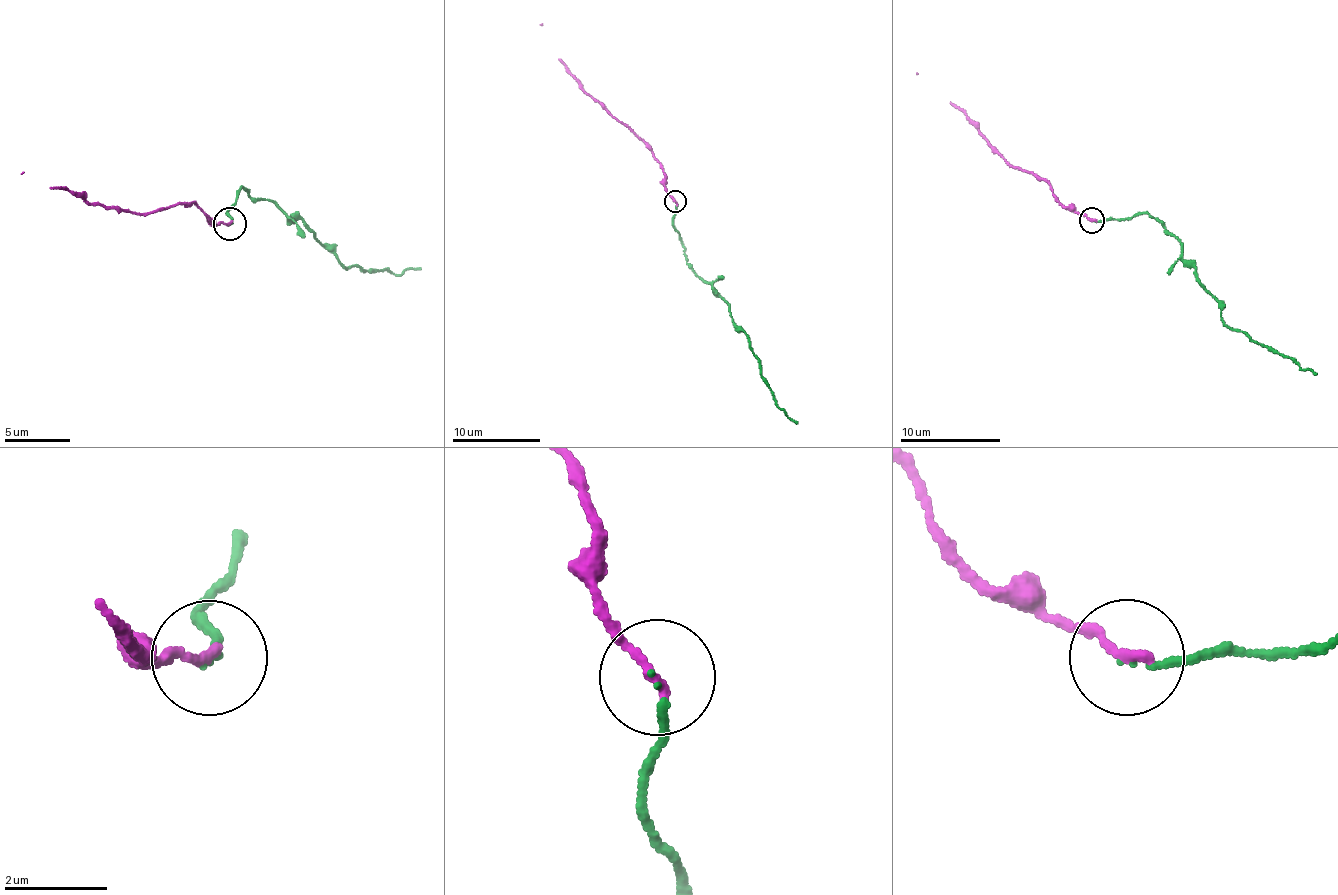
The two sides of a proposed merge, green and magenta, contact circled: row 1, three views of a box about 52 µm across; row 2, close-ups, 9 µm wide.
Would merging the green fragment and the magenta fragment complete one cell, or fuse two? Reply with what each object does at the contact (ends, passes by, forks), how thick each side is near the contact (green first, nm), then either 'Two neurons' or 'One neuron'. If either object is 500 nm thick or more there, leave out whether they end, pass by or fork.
At the ring green ends. At the ring magenta ends. Thickness 120 nm (green) against 200 nm. One neuron

